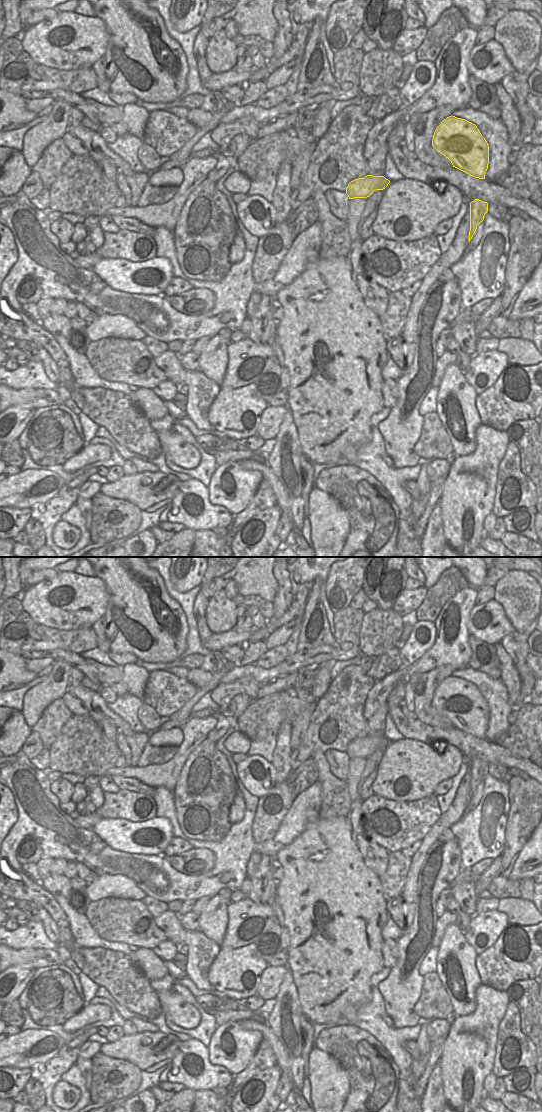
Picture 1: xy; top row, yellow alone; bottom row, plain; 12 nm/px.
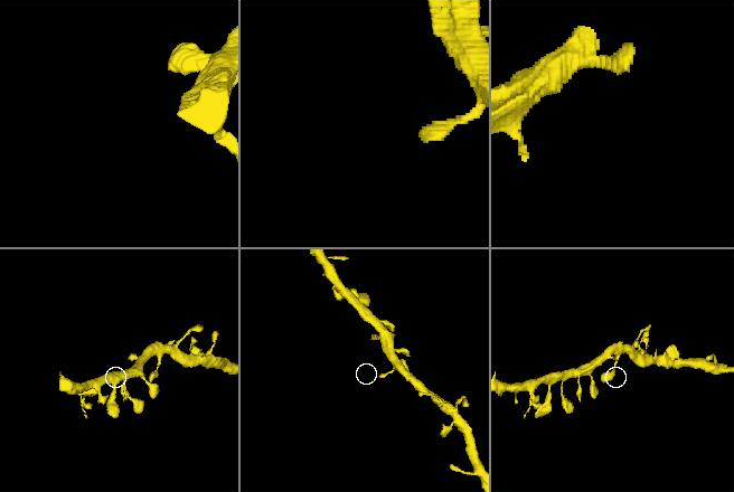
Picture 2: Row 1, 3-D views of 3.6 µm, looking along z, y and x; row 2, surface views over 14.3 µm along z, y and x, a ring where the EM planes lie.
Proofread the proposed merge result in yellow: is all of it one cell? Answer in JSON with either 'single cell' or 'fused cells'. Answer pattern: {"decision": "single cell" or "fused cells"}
{"decision": "single cell"}

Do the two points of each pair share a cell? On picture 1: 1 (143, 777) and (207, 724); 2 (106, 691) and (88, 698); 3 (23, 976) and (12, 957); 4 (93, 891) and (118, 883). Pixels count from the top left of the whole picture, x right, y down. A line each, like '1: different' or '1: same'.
1: same
2: different
3: different
4: same

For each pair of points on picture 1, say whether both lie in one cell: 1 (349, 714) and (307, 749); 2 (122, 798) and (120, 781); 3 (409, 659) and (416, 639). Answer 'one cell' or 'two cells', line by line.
1: one cell
2: two cells
3: one cell

